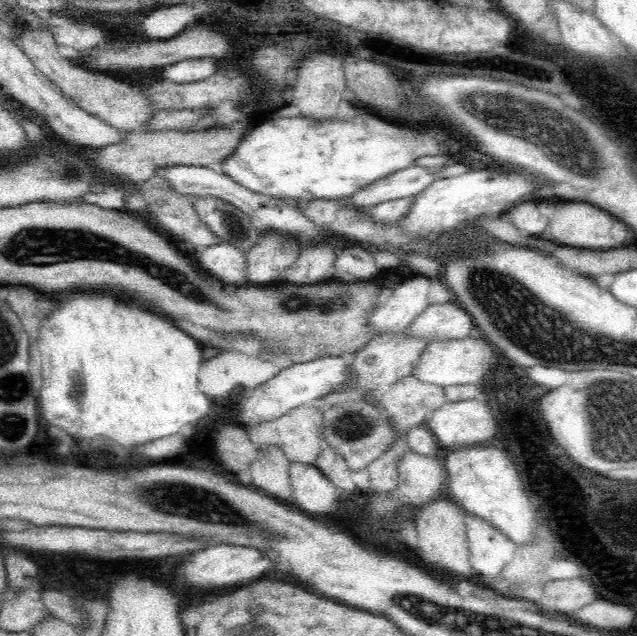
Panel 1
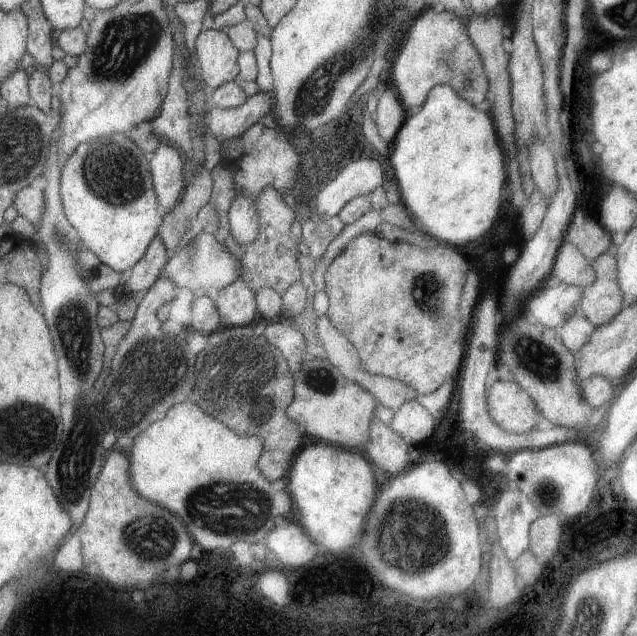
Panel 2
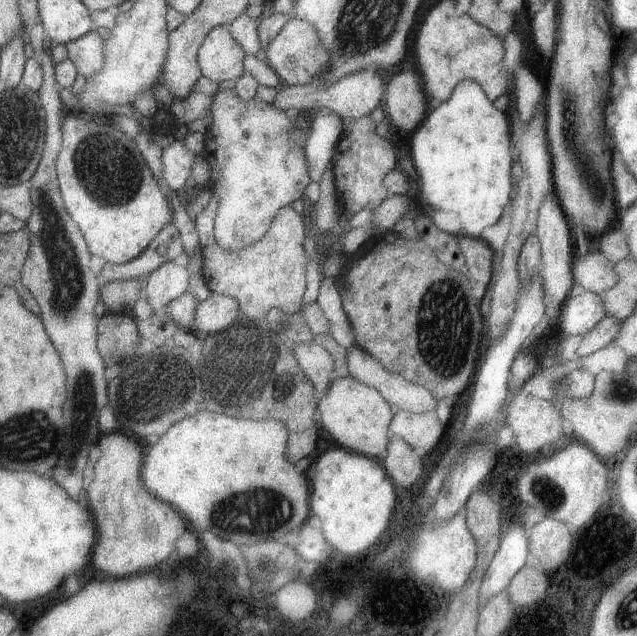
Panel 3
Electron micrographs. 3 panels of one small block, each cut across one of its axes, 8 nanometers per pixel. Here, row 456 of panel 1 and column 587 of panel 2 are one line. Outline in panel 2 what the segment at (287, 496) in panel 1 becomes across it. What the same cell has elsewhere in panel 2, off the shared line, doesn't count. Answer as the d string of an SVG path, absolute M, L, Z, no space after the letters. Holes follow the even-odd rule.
M563 240L561 248L557 250L551 274L549 274L549 284L551 286L569 284L569 286L587 288L595 280L597 280L597 276L595 276L591 262L579 252L579 248L575 244L569 244Z

